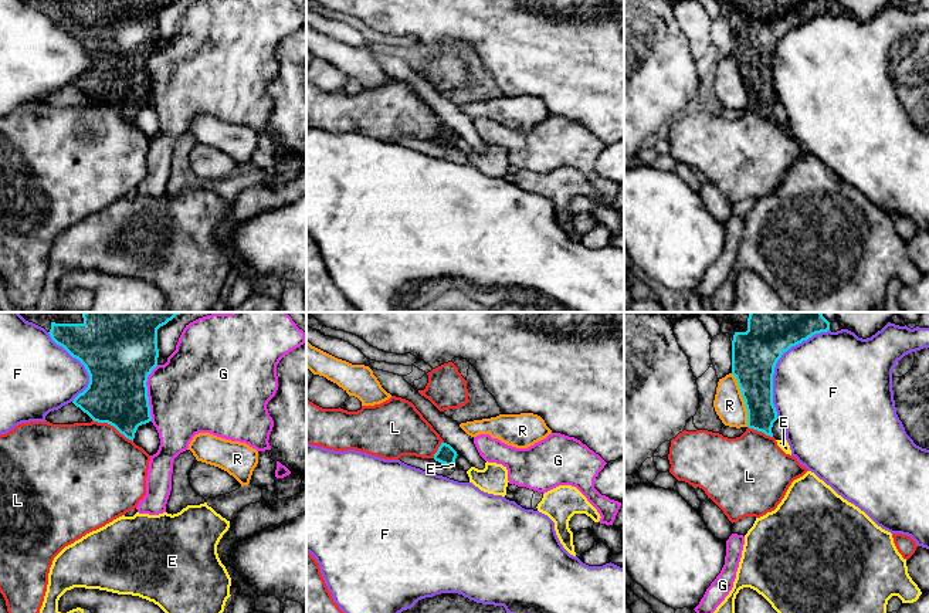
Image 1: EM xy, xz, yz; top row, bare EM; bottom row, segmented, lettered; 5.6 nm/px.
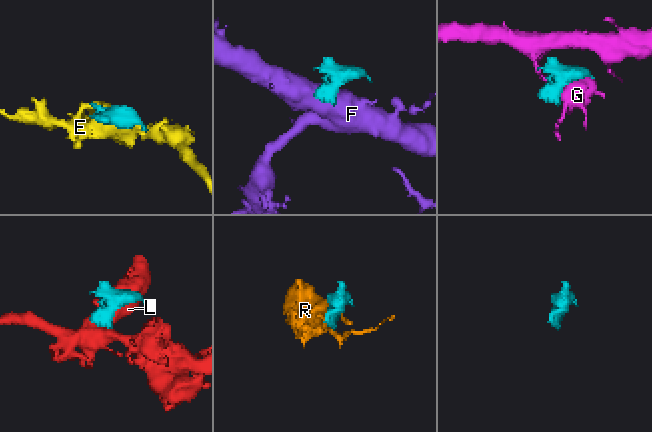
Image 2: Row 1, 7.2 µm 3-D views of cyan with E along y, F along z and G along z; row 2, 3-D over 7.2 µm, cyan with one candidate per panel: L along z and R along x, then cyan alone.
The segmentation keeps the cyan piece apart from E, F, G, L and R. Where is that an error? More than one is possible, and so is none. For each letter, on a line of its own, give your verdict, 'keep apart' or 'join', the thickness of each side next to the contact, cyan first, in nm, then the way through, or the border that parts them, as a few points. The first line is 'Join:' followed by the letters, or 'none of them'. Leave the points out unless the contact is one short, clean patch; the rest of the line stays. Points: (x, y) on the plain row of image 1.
Join: none of them
E: keep apart; 110 nm thick on the cyan side, 20 nm on the other; border along xz (453, 145), (448, 148)
F: keep apart; 260 nm thick on the cyan side, 480 nm on the other
G: keep apart; 380 nm thick on the cyan side, 460 nm on the other
L: keep apart; 340 nm thick on the cyan side, 460 nm on the other; border along xy (92, 101), (112, 107), (132, 124)
R: keep apart; 260 nm thick on the cyan side, 170 nm on the other

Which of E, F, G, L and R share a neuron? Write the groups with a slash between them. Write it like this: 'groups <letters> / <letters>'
groups E / F / G / L / R

